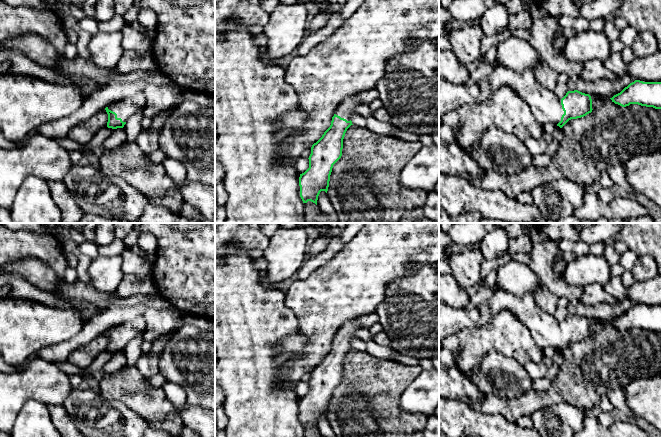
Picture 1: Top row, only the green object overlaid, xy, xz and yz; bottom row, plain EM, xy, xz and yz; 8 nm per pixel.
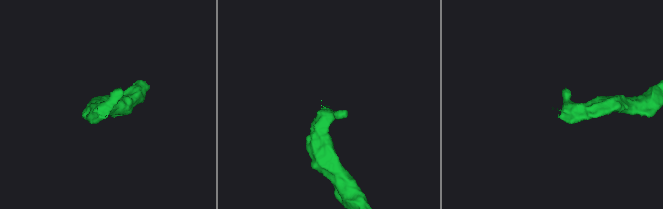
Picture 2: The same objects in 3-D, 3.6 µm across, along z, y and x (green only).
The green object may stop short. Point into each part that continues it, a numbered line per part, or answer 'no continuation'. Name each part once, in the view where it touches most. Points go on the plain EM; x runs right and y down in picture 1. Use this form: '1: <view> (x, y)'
1: yz (546, 331)

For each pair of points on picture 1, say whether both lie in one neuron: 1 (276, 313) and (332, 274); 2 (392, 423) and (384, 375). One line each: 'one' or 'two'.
1: two
2: one

